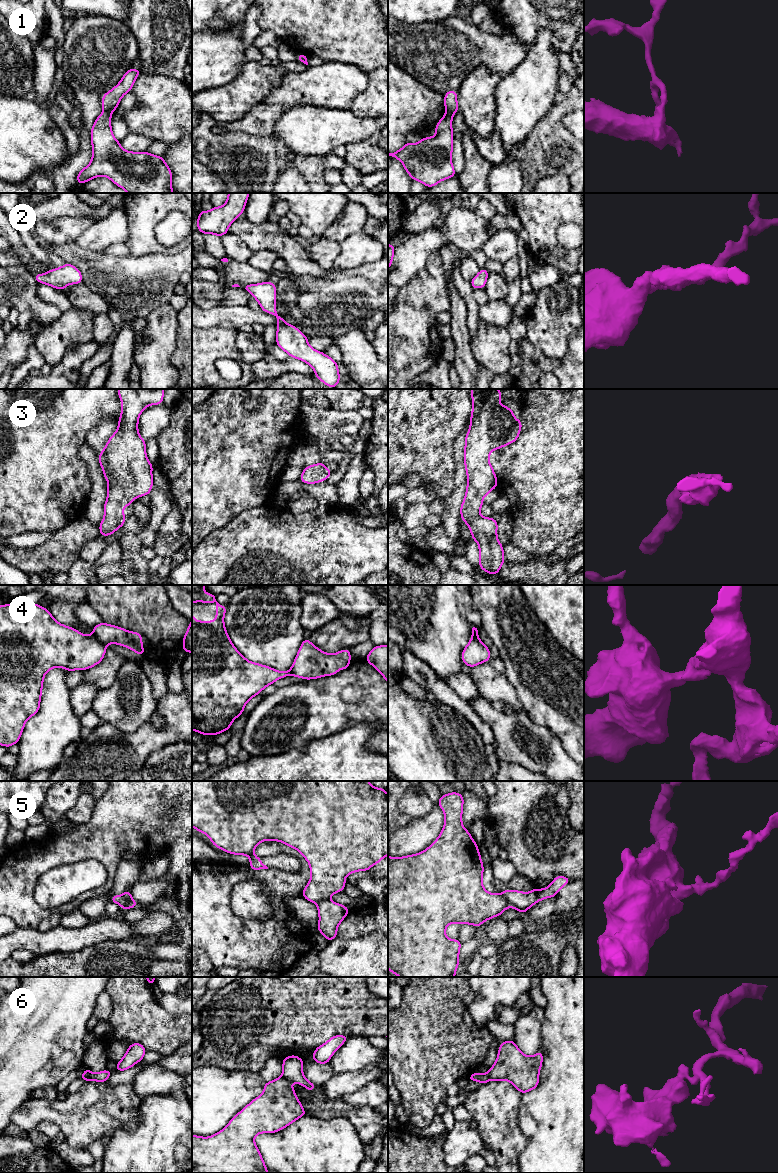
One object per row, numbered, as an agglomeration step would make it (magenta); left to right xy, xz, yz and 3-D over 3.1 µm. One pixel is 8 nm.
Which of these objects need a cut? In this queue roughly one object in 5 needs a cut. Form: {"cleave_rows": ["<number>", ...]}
{"cleave_rows": ["1", "4", "5", "6"]}

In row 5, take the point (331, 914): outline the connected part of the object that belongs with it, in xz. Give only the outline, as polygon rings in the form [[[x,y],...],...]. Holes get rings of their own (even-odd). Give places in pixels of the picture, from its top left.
[[[329,899],[317,903],[319,923],[317,929],[327,939],[331,941],[337,936],[338,925],[347,916],[348,907],[335,903]]]

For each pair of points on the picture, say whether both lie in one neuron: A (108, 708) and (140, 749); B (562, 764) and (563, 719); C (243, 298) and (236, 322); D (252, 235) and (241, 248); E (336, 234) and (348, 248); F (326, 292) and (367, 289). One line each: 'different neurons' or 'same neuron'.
A: different neurons
B: different neurons
C: different neurons
D: different neurons
E: different neurons
F: same neuron

